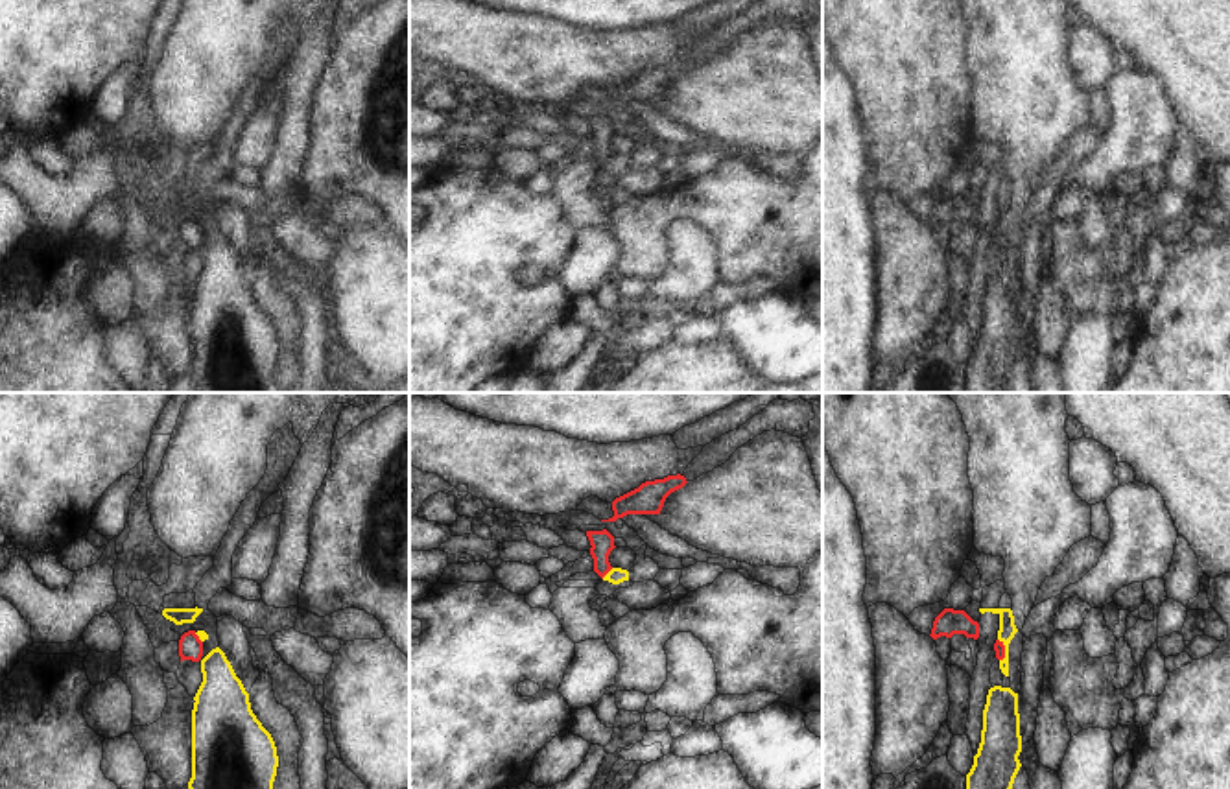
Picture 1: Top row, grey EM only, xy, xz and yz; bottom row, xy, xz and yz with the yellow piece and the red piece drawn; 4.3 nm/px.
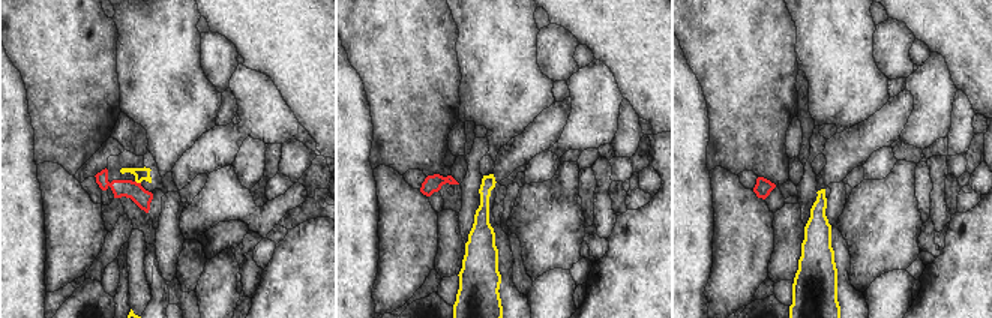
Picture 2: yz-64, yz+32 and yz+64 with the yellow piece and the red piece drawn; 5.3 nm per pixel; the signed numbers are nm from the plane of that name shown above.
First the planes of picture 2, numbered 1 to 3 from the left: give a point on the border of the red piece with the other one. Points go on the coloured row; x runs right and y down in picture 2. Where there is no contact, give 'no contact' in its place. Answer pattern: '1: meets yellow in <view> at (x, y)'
1: meets yellow in yz-64 at (138, 182)
2: no contact
3: no contact

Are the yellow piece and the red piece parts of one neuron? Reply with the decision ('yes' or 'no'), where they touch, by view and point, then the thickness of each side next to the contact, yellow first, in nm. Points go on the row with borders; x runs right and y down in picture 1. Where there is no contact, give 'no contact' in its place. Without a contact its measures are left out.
no | xz (609, 572) | 70/100 nm

